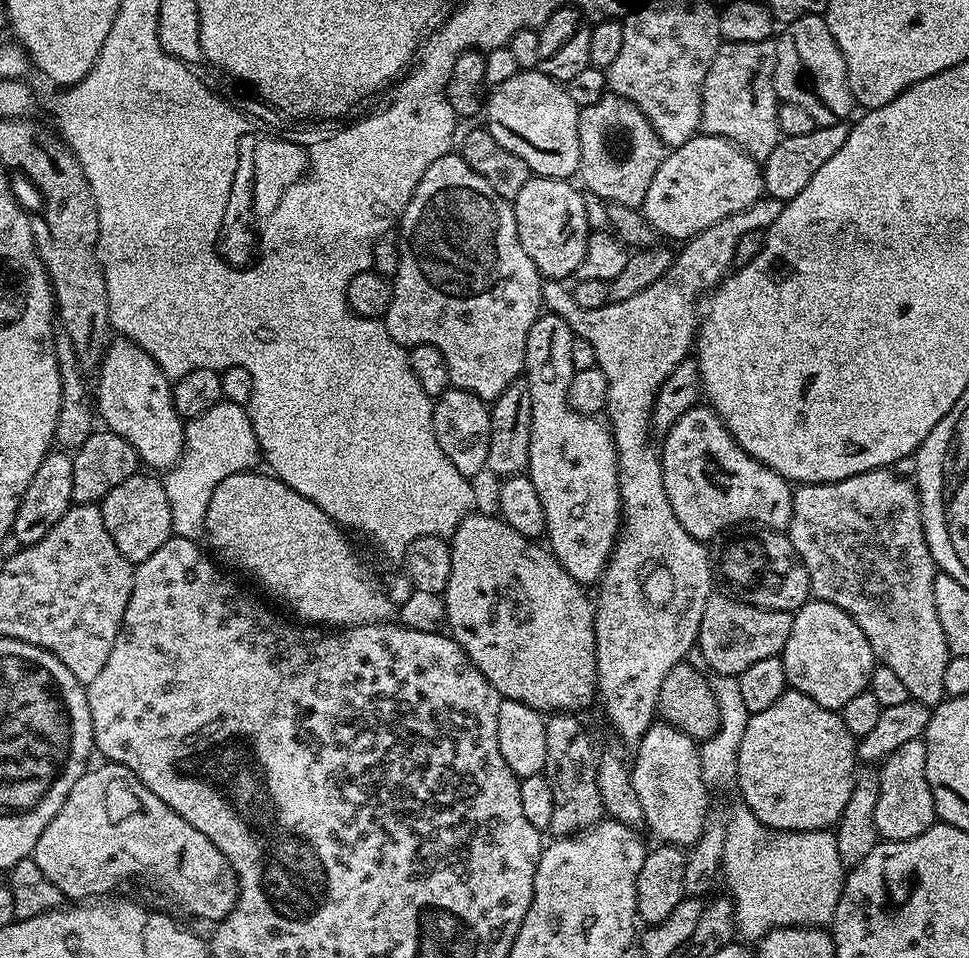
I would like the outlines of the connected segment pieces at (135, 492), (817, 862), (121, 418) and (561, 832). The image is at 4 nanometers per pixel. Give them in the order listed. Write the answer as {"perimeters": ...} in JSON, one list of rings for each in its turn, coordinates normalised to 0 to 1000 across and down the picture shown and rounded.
{"perimeters":[[[[141,495],[130,499],[130,503],[122,503],[114,516],[102,523],[101,529],[105,537],[105,545],[118,562],[118,570],[126,574],[126,578],[137,591],[146,589],[163,570],[167,570],[180,558],[175,541],[175,523],[171,520],[168,500],[161,495],[148,497]]],[[[756,835],[747,860],[745,914],[751,918],[755,930],[761,974],[768,976],[769,982],[783,983],[799,969],[858,966],[873,913],[873,904],[865,896],[862,867],[845,864],[835,868],[796,868],[767,835]]],[[[120,353],[107,365],[107,374],[101,381],[102,392],[103,398],[97,401],[97,425],[106,446],[130,457],[130,461],[134,461],[134,466],[138,466],[138,470],[144,475],[146,481],[157,487],[154,490],[172,491],[184,483],[190,473],[191,439],[178,419],[175,395],[166,386],[163,378],[159,378],[159,374],[155,374],[155,370],[151,370],[151,365],[143,363],[137,355]]],[[[576,743],[567,746],[561,754],[563,800],[559,809],[568,816],[568,825],[572,829],[572,846],[564,867],[574,875],[603,868],[624,851],[615,811],[617,781],[611,778],[610,770],[603,765],[599,749],[589,743]]]]}

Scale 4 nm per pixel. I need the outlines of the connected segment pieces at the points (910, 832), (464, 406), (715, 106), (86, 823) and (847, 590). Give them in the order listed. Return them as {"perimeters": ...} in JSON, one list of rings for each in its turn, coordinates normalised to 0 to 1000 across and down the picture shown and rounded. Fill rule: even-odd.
{"perimeters":[[[[953,771],[931,775],[927,783],[920,785],[906,802],[908,824],[906,841],[902,841],[904,872],[912,877],[938,877],[947,875],[967,859],[966,842],[956,812],[956,779]]],[[[463,404],[461,409],[449,414],[446,423],[446,439],[448,441],[448,457],[452,457],[452,466],[456,466],[456,474],[469,482],[473,495],[491,499],[504,486],[506,474],[506,436],[505,423],[476,405]]],[[[794,40],[786,44],[744,45],[724,94],[723,135],[732,142],[744,142],[757,148],[774,165],[787,169],[799,161],[799,152],[807,145],[801,126],[803,101],[797,89],[801,68],[801,43]]],[[[103,795],[100,802],[95,800],[87,805],[85,812],[76,816],[72,829],[68,829],[64,846],[60,846],[60,850],[52,854],[52,862],[43,866],[43,875],[39,875],[31,897],[39,900],[43,912],[47,912],[47,916],[52,916],[62,932],[74,942],[107,937],[119,932],[116,930],[123,923],[139,914],[158,914],[192,951],[199,952],[206,960],[226,962],[241,950],[248,932],[244,909],[237,904],[233,891],[229,891],[208,866],[200,866],[196,858],[171,841],[171,837],[167,837],[167,833],[163,833],[163,829],[159,829],[128,797]]],[[[903,489],[897,493],[885,495],[881,499],[873,499],[856,505],[827,505],[817,515],[817,540],[813,546],[811,557],[826,580],[826,586],[832,591],[834,612],[837,621],[843,626],[851,626],[865,633],[894,662],[900,681],[907,692],[923,699],[924,706],[935,715],[938,728],[948,735],[965,737],[975,730],[972,716],[972,703],[976,700],[976,691],[980,684],[976,662],[972,658],[972,649],[968,649],[968,637],[964,628],[964,603],[968,596],[964,582],[958,573],[956,557],[949,540],[949,517],[945,515],[944,504],[940,500],[928,497],[923,491]]]]}

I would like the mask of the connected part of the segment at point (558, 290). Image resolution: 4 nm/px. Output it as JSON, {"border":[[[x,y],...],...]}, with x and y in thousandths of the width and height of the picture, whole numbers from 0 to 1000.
{"border":[[[789,203],[782,211],[778,211],[778,215],[770,215],[770,219],[753,223],[753,228],[745,228],[745,232],[737,232],[737,236],[729,236],[729,240],[715,246],[703,258],[706,259],[703,263],[697,264],[691,282],[687,282],[687,286],[683,286],[675,299],[667,299],[667,303],[663,303],[663,307],[654,307],[654,311],[633,313],[617,319],[617,324],[605,324],[596,319],[585,295],[566,290],[559,296],[560,320],[569,329],[585,336],[593,354],[604,355],[613,361],[615,383],[625,390],[625,438],[636,463],[642,546],[627,590],[623,592],[623,598],[617,606],[619,619],[613,622],[615,717],[618,730],[623,730],[623,743],[633,762],[649,779],[659,777],[667,762],[678,751],[683,712],[687,704],[691,704],[696,695],[709,690],[710,682],[719,675],[724,637],[729,637],[729,628],[737,621],[737,589],[731,586],[731,576],[727,573],[730,571],[708,557],[708,549],[700,545],[696,528],[691,528],[691,520],[687,520],[678,465],[676,468],[669,463],[669,451],[674,450],[673,426],[677,423],[677,410],[689,391],[708,375],[719,354],[718,316],[722,308],[731,304],[734,306],[752,287],[756,279],[757,261],[766,244],[774,244],[774,240],[788,242],[803,229],[803,223],[807,223],[809,215],[810,210]]]}

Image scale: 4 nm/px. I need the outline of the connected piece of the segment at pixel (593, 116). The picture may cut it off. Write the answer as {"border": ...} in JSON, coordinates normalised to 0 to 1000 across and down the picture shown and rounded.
{"border":[[[624,98],[613,111],[605,111],[599,114],[599,126],[596,127],[596,140],[599,141],[599,177],[598,187],[603,187],[602,195],[612,200],[619,211],[628,213],[641,213],[651,217],[660,217],[667,207],[667,198],[671,194],[671,186],[679,182],[679,173],[687,162],[687,152],[679,144],[675,132],[650,106],[641,100]]]}

